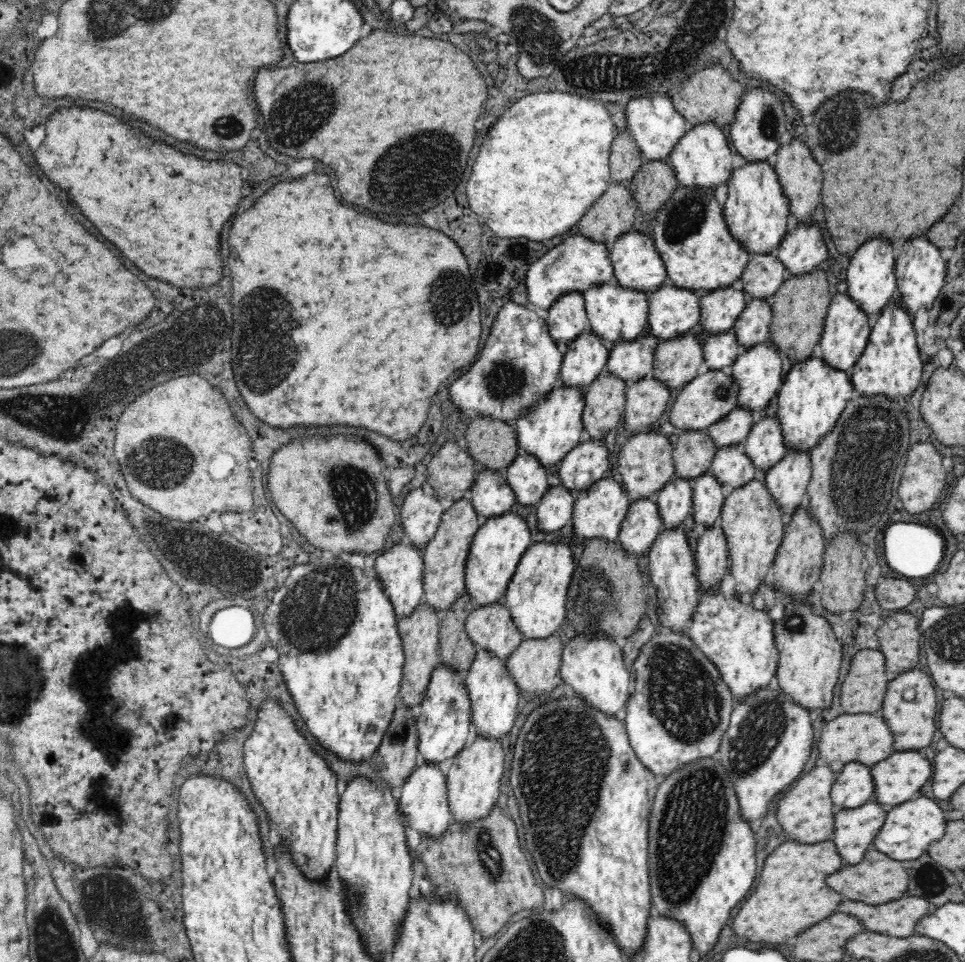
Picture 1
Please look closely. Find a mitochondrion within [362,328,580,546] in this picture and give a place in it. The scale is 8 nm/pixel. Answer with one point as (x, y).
(505, 381)

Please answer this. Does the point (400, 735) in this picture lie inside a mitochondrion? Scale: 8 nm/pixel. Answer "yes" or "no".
no

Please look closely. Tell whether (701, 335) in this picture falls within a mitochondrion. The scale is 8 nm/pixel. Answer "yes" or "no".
no

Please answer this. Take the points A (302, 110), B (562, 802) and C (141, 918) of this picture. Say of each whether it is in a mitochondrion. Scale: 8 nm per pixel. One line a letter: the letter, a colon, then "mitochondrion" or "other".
A: mitochondrion
B: mitochondrion
C: other

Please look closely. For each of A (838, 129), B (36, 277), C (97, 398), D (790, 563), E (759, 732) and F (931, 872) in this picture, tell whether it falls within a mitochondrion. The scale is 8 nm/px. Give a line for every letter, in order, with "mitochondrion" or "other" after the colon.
A: mitochondrion
B: other
C: mitochondrion
D: other
E: mitochondrion
F: mitochondrion

